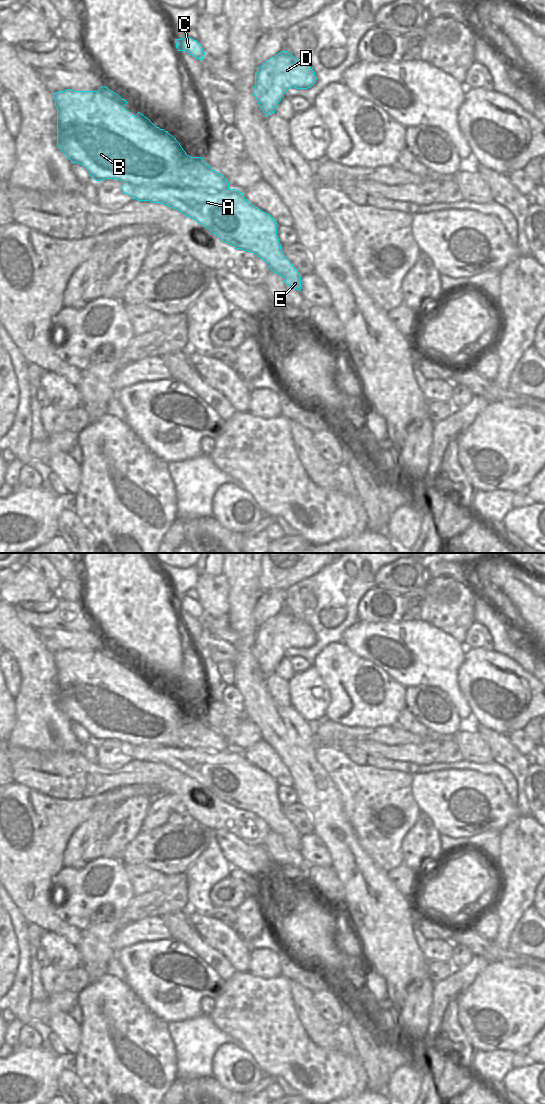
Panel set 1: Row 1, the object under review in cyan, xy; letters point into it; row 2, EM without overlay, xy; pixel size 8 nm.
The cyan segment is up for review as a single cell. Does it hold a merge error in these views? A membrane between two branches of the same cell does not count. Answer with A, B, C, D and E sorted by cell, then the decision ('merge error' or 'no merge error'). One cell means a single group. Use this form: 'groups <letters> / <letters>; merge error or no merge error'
groups A C D E / B; merge error

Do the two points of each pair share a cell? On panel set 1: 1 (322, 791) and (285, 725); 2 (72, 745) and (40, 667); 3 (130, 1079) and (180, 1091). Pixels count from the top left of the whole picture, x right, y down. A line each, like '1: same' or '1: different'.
1: same
2: same
3: different

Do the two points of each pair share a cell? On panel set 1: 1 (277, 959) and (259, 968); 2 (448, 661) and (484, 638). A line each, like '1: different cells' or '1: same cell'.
1: same cell
2: different cells

